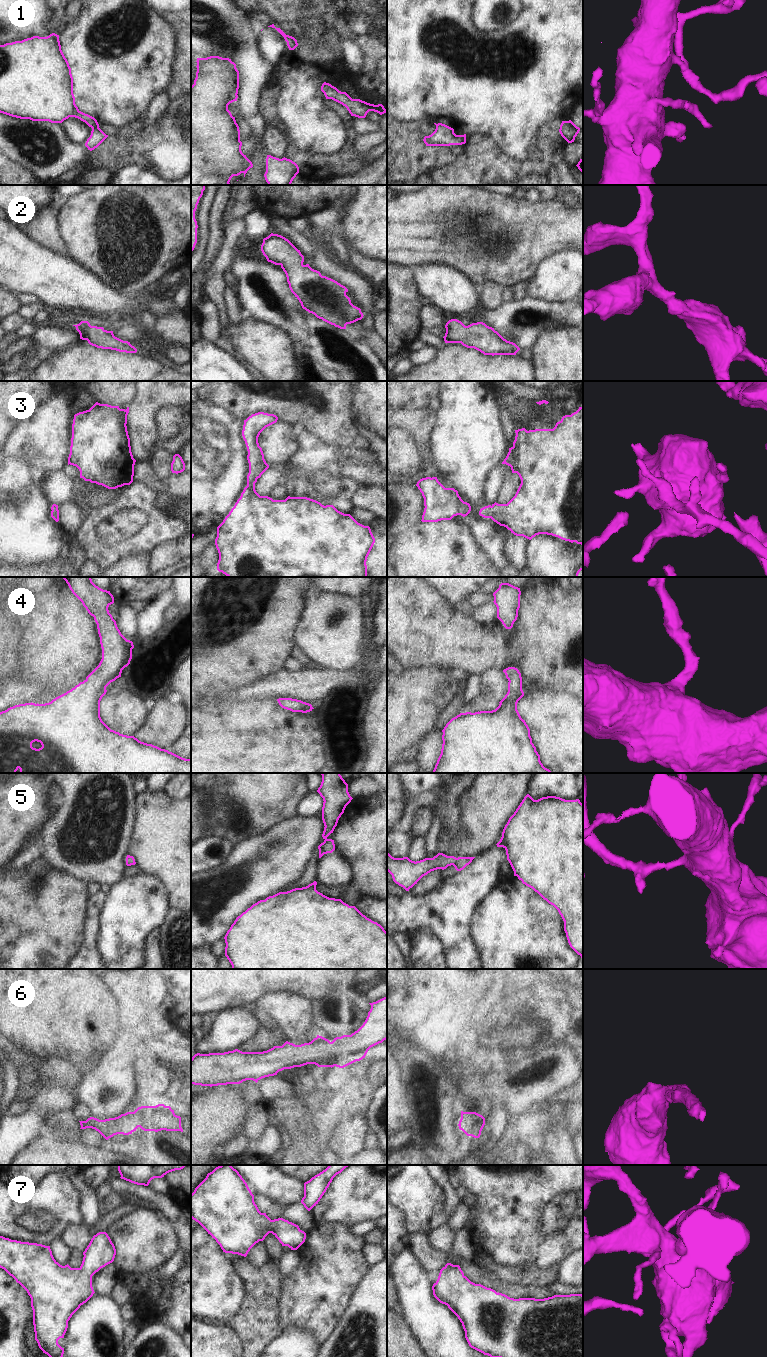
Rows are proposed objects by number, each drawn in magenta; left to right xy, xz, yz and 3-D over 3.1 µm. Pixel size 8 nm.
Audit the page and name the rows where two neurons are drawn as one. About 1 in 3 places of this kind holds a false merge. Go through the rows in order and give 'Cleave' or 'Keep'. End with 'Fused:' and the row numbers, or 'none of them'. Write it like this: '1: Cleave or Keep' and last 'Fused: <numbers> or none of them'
1: Keep
2: Keep
3: Keep
4: Keep
5: Keep
6: Keep
7: Keep
Fused: none of them

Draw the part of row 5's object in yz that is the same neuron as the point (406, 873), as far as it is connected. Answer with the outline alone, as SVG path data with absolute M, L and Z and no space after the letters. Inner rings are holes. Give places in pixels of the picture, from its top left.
M387 852L387 871L393 881L409 891L417 882L431 871L446 869L453 865L457 871L463 870L475 857L454 857L438 853L433 858L412 861L408 857L394 858Z

